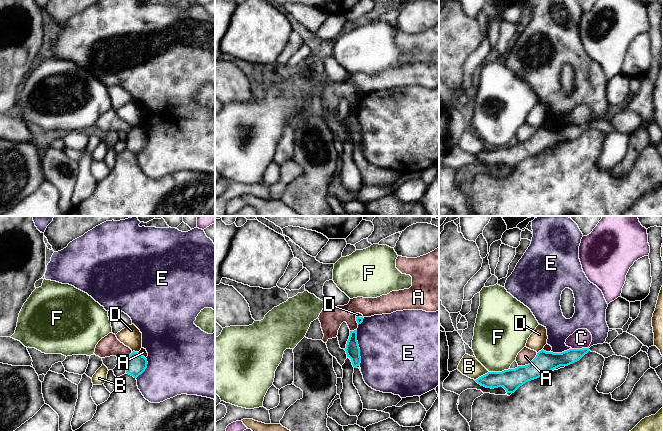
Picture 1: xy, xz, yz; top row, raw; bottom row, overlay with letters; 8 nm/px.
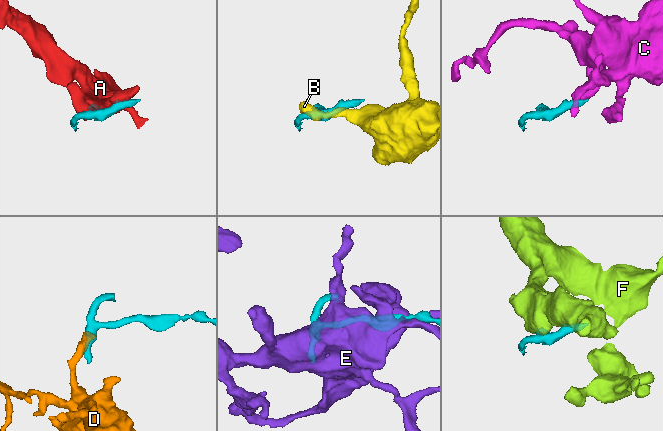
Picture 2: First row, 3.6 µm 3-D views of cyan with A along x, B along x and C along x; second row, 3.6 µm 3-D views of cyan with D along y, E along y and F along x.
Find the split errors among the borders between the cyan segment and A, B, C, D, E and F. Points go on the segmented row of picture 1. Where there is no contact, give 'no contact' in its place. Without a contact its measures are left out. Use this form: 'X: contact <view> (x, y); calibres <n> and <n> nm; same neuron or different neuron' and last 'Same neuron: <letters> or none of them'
A: contact yz (529, 363); calibres 170 and 120 nm; same neuron
B: contact yz (481, 376); calibres 170 and 160 nm; different neuron
C: contact yz (580, 349); calibres 130 and 160 nm; different neuron
D: contact xy (134, 351); calibres 160 and 170 nm; different neuron
E: contact xz (358, 347); calibres 120 and 480 nm; different neuron
F: contact yz (499, 372); calibres 170 and 380 nm; different neuron
Same neuron: A

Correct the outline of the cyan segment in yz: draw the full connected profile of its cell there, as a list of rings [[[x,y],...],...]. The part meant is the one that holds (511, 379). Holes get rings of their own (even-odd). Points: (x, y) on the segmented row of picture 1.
[[[548,344],[538,353],[524,347],[517,355],[518,367],[502,372],[488,372],[475,381],[486,388],[503,387],[507,393],[514,393],[528,381],[541,377],[560,366],[568,366],[579,361],[590,350],[589,348],[569,349],[562,353],[553,353]]]

